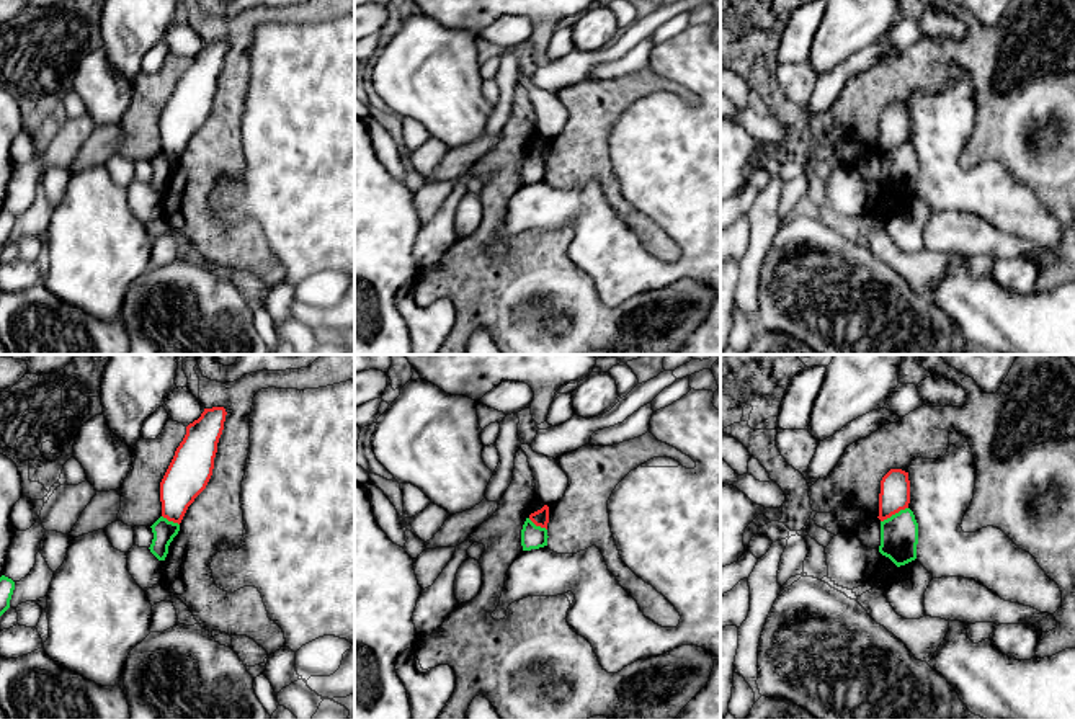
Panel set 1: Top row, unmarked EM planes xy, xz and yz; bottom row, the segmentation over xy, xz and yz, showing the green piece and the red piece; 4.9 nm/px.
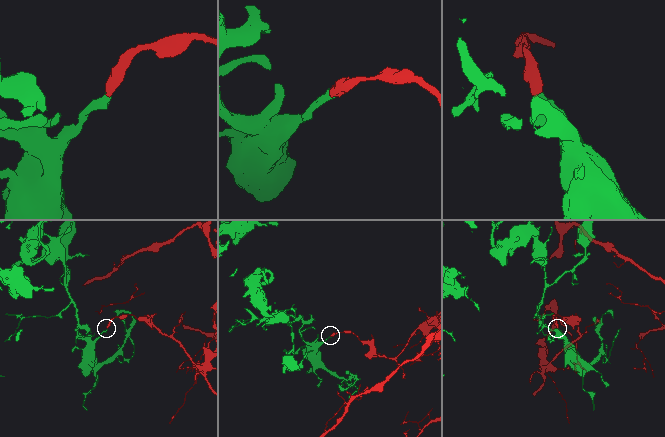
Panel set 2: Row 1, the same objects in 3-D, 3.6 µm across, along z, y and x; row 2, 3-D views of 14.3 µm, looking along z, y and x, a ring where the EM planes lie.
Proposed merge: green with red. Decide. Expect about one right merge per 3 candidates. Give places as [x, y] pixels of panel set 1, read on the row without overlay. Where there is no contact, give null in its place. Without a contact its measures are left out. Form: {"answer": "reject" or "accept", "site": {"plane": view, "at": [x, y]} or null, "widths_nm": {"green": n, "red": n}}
{"answer": "reject", "site": {"plane": "yz", "at": [896, 147]}, "widths_nm": {"green": 190, "red": 150}}

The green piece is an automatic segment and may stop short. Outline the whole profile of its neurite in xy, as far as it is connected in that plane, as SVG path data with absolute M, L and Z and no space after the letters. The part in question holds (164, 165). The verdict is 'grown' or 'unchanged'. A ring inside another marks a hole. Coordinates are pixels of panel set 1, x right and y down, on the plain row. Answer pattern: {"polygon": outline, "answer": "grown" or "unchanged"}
{"polygon": "M160 150L150 162L154 167L154 173L149 183L158 194L165 194L168 180L178 168L180 159Z", "answer": "unchanged"}

